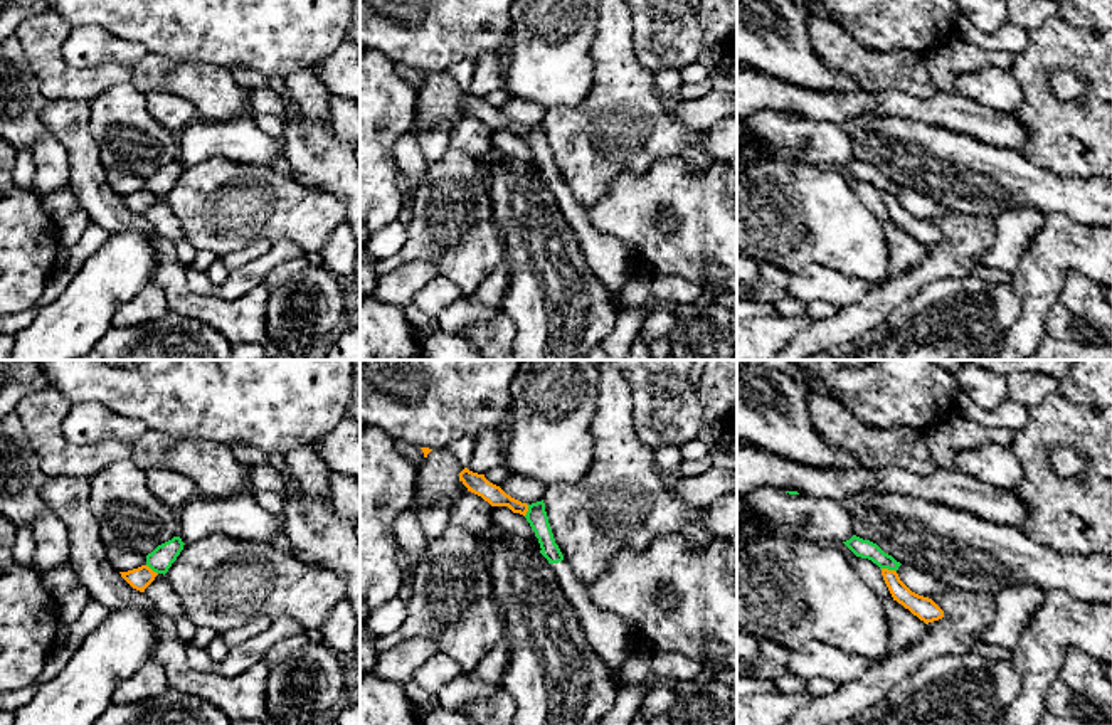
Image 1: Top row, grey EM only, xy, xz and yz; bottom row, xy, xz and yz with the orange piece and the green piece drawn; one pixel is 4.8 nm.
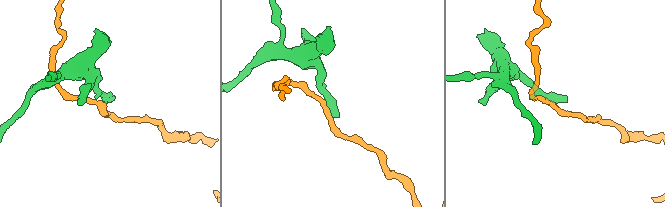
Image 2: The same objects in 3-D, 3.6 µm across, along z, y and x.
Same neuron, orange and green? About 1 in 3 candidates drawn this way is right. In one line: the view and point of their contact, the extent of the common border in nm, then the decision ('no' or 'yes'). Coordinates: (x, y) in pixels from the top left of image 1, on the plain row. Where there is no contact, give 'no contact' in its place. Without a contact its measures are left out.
contact yz (887, 192); length 80 nm; no

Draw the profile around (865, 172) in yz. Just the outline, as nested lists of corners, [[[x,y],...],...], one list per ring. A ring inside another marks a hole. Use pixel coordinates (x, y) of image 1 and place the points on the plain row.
[[[853,158],[850,163],[843,165],[856,180],[868,182],[880,192],[898,193],[902,188],[892,178],[885,177],[876,167],[863,163]]]

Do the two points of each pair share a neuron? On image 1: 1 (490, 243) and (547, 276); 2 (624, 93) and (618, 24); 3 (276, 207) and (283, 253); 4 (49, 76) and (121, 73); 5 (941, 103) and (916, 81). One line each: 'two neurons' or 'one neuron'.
1: two neurons
2: one neuron
3: two neurons
4: one neuron
5: two neurons

